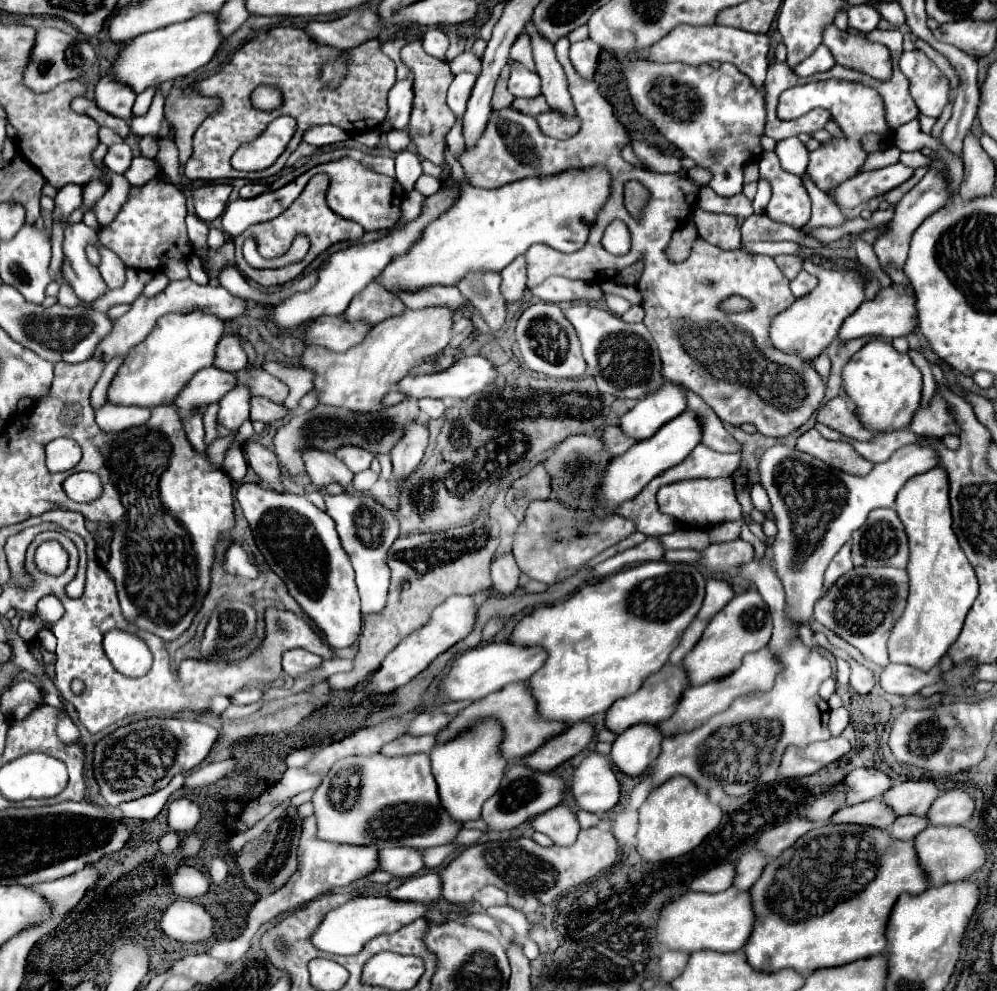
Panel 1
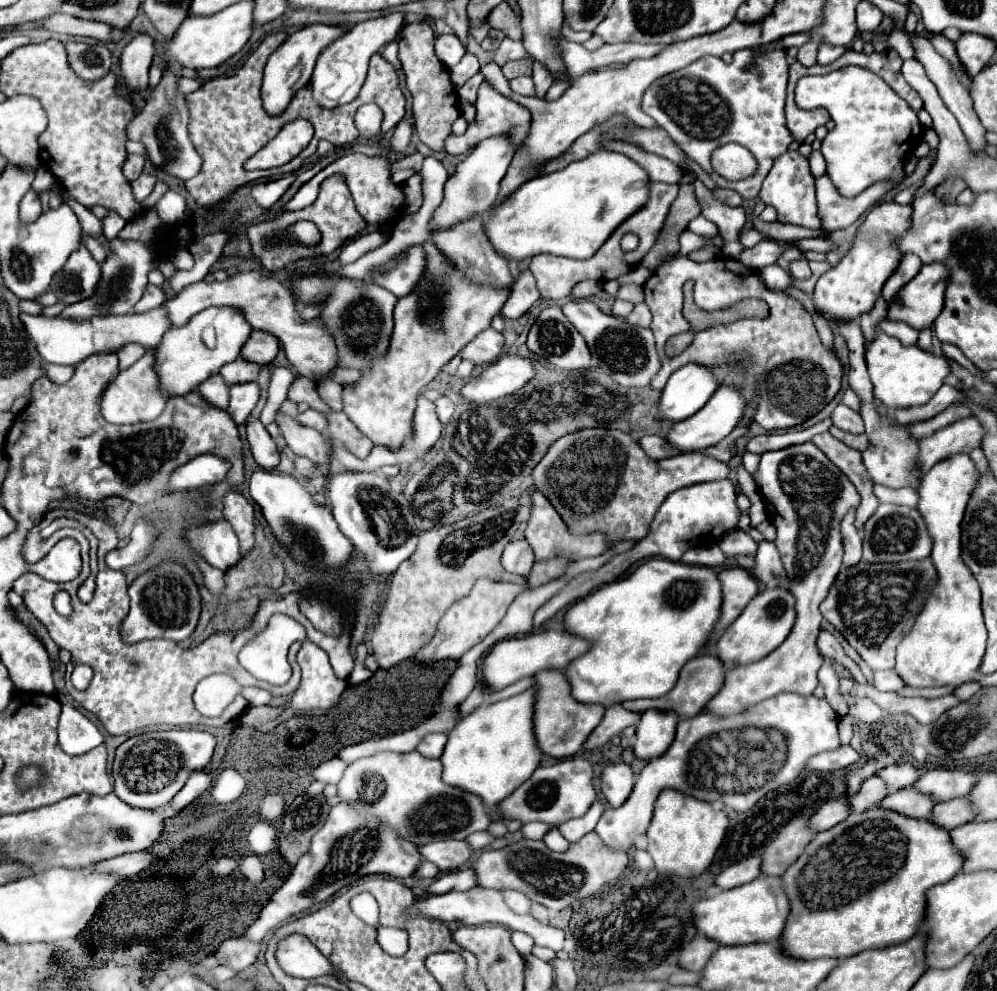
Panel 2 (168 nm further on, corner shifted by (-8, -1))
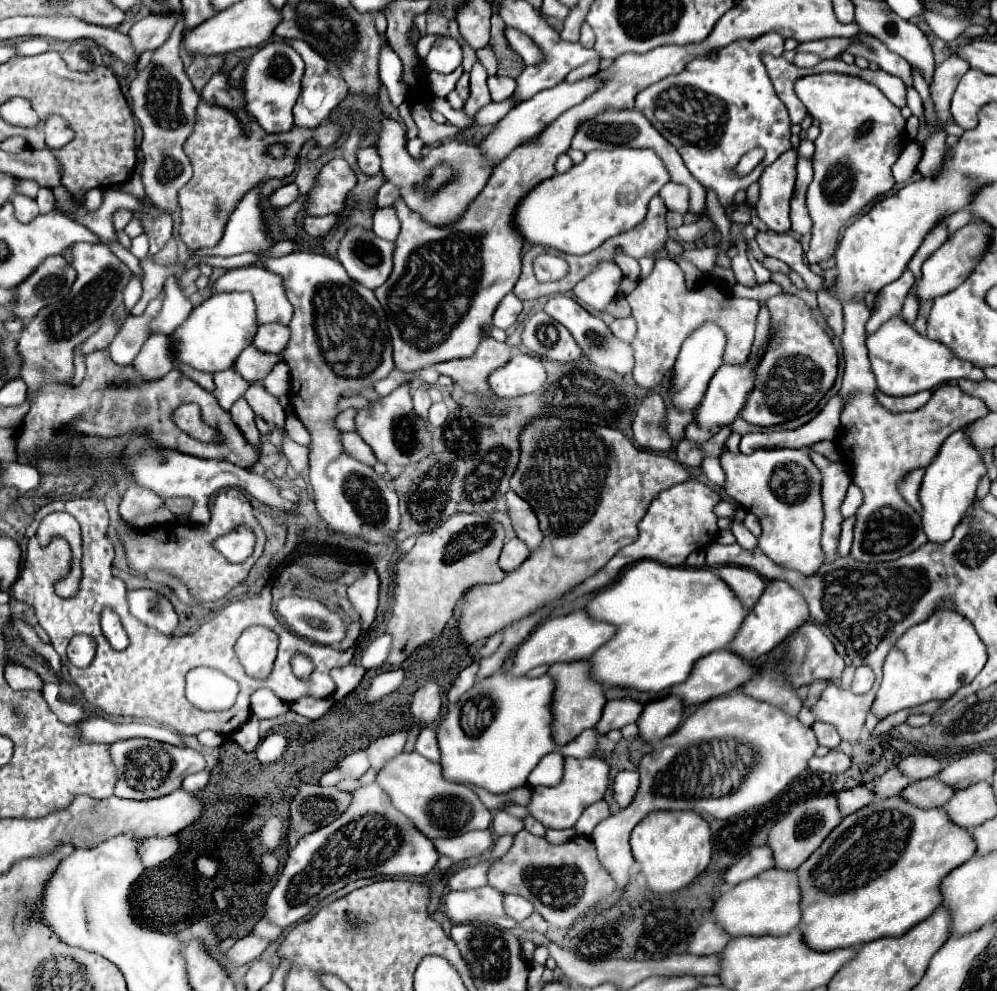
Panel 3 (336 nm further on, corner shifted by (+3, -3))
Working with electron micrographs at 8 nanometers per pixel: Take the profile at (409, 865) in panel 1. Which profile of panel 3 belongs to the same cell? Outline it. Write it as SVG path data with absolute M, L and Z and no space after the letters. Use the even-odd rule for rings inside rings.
M490 829L468 831L456 837L448 837L448 839L436 839L434 843L440 855L448 855L454 863L458 863L462 859L478 857L484 851L488 851L494 845L494 835Z

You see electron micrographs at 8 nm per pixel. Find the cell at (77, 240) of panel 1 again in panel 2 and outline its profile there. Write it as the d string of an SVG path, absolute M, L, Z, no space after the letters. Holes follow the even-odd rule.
M81 241L79 249L75 249L65 263L65 269L53 277L53 293L65 305L83 301L91 297L101 281L101 265L91 257L89 249Z

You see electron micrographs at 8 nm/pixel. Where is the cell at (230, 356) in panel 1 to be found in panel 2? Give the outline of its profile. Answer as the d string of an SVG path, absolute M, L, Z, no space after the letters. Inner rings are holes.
M253 331L247 343L241 347L239 357L249 361L249 363L271 363L279 351L279 341L265 333L265 331Z

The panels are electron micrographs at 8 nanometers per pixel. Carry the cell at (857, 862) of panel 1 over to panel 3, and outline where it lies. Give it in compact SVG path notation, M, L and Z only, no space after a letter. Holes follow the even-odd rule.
M888 797L888 799L876 799L874 803L862 807L860 811L848 815L828 837L826 841L818 847L818 851L814 855L810 855L810 859L798 869L798 877L800 877L800 887L802 887L802 923L798 925L800 931L806 935L806 939L810 939L810 947L818 947L818 951L832 951L838 947L860 947L868 941L880 939L880 937L900 937L904 935L908 929L912 929L914 925L918 925L920 921L928 919L936 907L940 907L942 903L942 893L940 883L942 879L956 869L958 865L966 863L976 851L976 841L972 837L970 831L958 827L956 823L950 821L950 817L946 815L944 807L932 807L932 809L920 809L916 805L912 805L910 801L902 799L902 797Z

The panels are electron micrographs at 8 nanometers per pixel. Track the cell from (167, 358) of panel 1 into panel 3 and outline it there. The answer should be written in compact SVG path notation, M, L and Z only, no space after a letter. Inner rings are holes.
M216 293L198 305L190 313L190 319L186 319L186 323L174 331L172 349L180 361L198 371L224 371L236 363L238 355L252 343L256 331L256 305L250 293Z

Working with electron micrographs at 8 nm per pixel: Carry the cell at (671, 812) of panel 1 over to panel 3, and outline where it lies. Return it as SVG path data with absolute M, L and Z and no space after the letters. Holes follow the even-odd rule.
M668 811L648 815L638 823L630 835L632 855L654 893L674 893L690 885L710 863L710 825L694 811Z

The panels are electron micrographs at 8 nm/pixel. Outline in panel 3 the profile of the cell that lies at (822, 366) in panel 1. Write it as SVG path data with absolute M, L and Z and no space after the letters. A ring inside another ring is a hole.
M762 283L762 285L756 285L756 287L744 287L744 285L736 285L732 289L732 295L734 297L750 297L750 299L756 299L756 301L766 301L774 295L782 293L782 287L776 285L776 283Z

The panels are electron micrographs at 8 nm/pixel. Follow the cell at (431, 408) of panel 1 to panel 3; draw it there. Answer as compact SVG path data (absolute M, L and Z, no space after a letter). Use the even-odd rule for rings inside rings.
M432 403L430 411L428 411L428 421L434 425L434 427L440 427L448 417L448 409L444 403Z

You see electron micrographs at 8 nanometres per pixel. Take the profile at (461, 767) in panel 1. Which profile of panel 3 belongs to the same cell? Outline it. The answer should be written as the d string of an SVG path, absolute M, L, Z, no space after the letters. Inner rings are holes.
M496 673L476 681L458 703L448 707L438 727L440 763L446 779L454 783L472 783L496 795L526 785L538 761L556 749L552 739L554 717L550 709L554 687L556 683L550 675L530 679Z

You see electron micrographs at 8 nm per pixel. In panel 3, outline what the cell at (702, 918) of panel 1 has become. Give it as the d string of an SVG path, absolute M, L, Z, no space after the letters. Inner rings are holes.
M768 869L754 879L742 881L714 903L714 921L722 923L732 937L738 935L788 935L802 919L802 893L796 871Z

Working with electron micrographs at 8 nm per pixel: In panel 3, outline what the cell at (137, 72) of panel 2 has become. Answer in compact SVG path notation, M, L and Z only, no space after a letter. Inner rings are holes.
M150 13L142 19L138 19L128 37L132 39L132 45L138 53L144 53L148 49L158 49L172 33L174 25L178 23L178 13L164 13L164 15L156 15L156 13Z

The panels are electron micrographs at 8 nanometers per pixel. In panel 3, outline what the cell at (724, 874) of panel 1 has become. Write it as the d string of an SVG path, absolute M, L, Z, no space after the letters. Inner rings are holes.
M760 845L760 847L752 847L740 861L736 861L726 873L724 873L724 881L728 885L736 885L742 883L746 879L752 879L754 875L772 869L774 867L774 855L772 849L768 845Z

